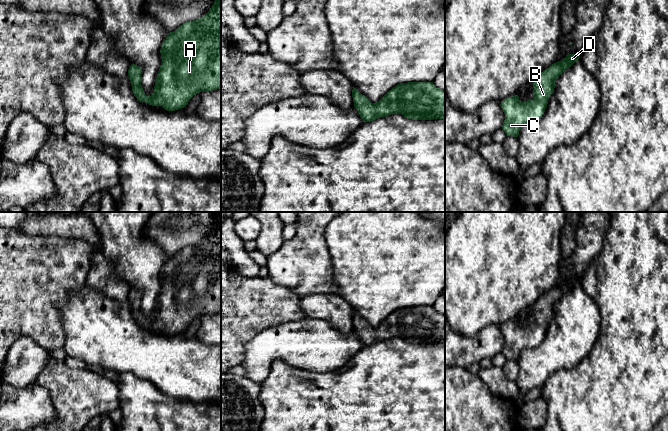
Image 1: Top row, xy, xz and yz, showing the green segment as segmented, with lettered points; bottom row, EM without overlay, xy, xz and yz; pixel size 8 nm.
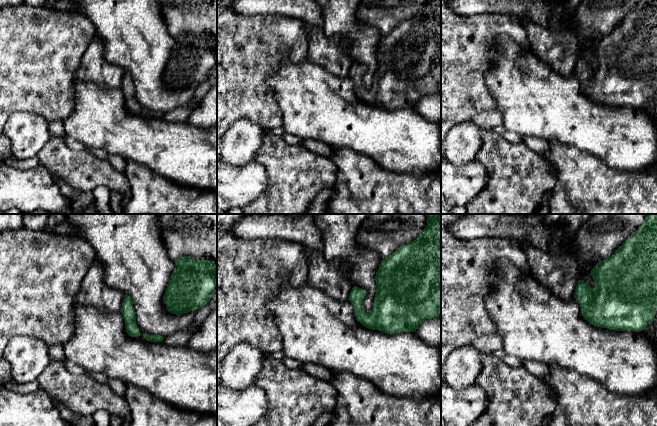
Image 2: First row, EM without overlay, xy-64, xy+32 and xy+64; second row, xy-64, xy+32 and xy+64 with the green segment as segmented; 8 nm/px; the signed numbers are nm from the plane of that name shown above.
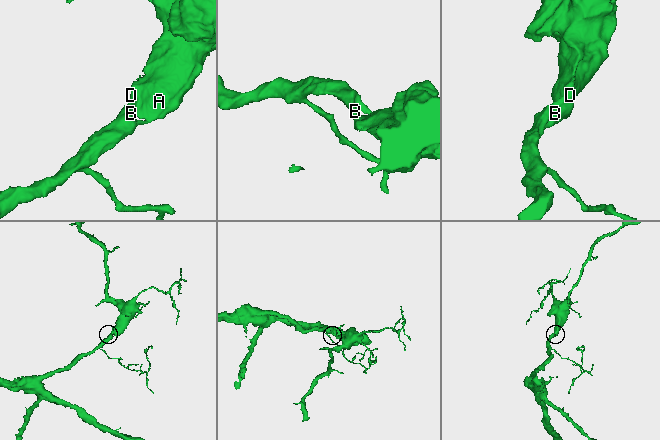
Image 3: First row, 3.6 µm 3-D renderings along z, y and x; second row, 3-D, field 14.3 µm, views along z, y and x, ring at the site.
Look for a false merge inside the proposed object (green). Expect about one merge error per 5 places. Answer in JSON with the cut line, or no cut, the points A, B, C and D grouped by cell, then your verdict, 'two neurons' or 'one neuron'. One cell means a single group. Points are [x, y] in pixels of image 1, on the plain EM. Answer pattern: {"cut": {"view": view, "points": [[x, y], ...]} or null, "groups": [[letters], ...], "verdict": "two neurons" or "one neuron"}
{"cut": null, "groups": [["A", "B", "C", "D"]], "verdict": "one neuron"}

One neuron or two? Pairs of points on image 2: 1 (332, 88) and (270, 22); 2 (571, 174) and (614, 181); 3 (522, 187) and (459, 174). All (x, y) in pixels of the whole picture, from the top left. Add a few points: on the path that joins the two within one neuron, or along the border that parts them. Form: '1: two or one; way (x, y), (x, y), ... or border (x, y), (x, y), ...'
1: two; border (306, 56), (293, 62), (286, 52), (282, 60)
2: one; way (582, 174), (589, 181), (603, 181)
3: two; border (477, 160), (485, 167), (487, 185), (473, 199)

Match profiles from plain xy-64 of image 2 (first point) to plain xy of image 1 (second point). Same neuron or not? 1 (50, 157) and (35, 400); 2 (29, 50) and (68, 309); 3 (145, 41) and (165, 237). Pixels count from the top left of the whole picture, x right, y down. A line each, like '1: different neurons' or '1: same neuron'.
1: different neurons
2: different neurons
3: different neurons

